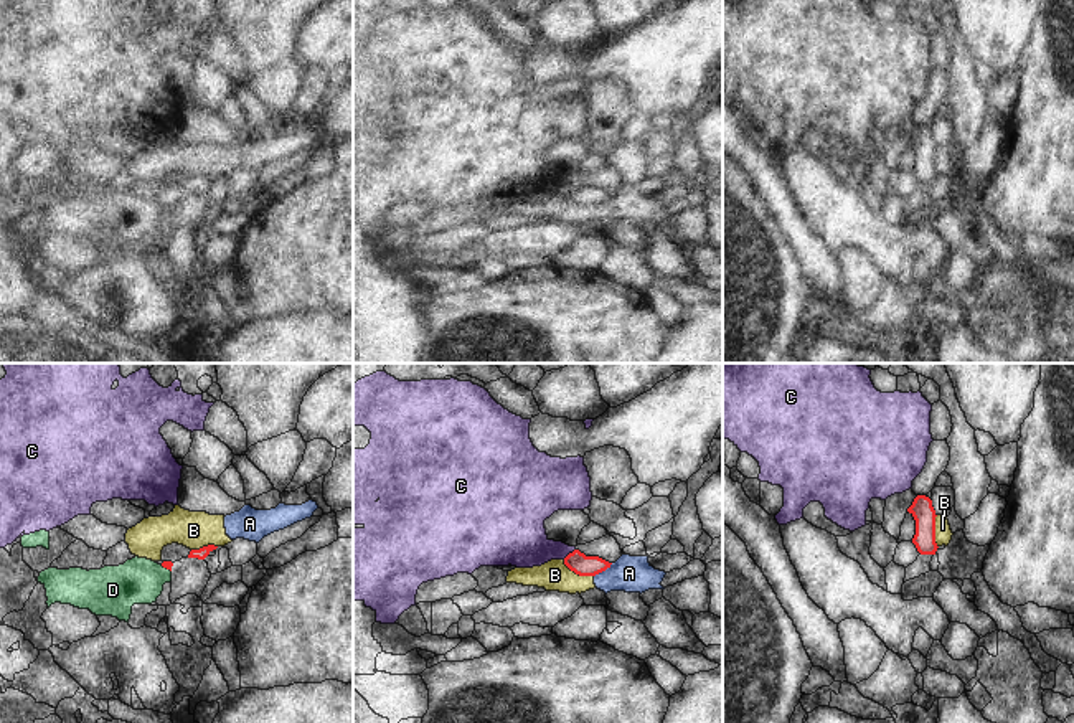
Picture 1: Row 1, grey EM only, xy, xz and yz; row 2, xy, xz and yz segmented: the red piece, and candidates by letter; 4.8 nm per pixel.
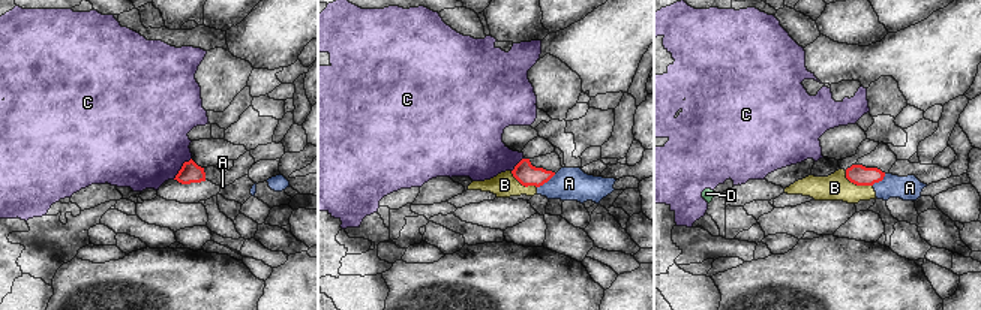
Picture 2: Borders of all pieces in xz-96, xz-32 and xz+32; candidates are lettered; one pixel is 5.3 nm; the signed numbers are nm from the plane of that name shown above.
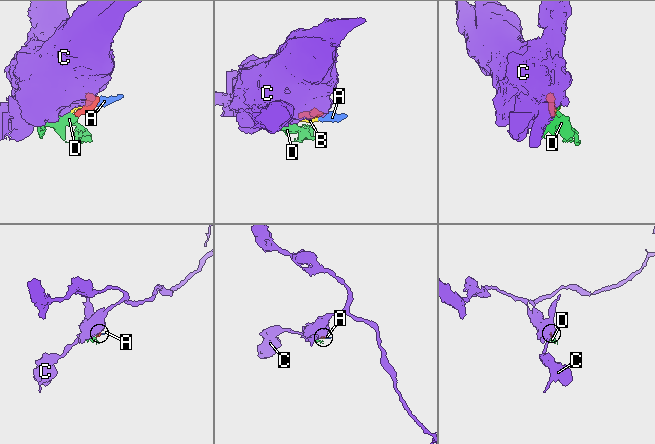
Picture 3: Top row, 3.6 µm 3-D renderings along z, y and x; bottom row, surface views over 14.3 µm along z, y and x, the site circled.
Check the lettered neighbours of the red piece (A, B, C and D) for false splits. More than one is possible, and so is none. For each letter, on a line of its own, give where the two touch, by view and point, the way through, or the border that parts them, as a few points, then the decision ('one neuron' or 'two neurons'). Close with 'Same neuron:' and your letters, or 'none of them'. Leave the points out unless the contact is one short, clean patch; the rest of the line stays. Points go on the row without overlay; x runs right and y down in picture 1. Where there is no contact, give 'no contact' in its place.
A: xz (602, 200) | along xz (612, 193), (594, 207) | two neurons
B: xz (578, 203) | along xz (563, 190), (576, 203), (593, 207) | two neurons
C: xz (569, 184) | along xz (574, 179), (563, 189) | two neurons
D: xy (165, 197) | across xy (167, 195), (165, 197), (157, 205), (137, 212) | one neuron
Same neuron: D

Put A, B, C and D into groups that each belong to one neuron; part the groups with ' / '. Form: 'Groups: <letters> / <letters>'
Groups: A B / C / D.

